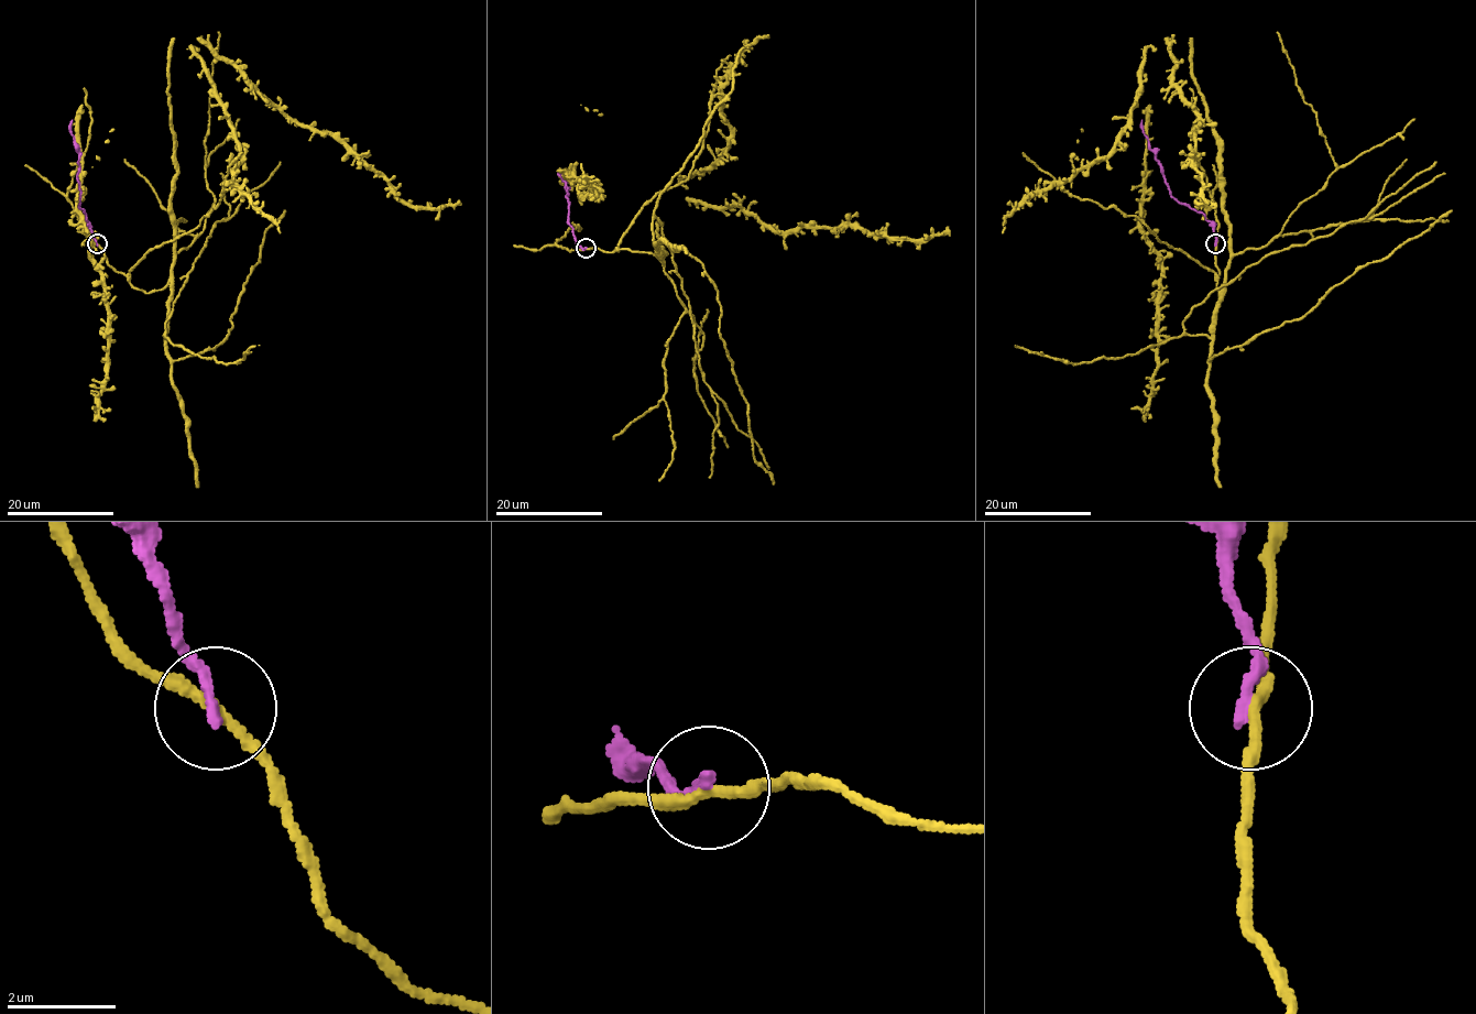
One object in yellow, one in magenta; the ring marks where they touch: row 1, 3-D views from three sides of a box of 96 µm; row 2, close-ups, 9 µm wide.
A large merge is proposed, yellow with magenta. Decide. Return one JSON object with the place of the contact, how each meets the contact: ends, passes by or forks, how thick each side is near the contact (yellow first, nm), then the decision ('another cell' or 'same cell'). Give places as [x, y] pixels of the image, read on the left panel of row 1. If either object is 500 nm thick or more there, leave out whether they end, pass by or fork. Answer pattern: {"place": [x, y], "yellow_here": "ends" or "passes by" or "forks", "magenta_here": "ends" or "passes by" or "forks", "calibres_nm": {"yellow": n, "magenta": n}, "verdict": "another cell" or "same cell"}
{"place": [97, 243], "yellow_here": "passes by", "magenta_here": "ends", "calibres_nm": {"yellow": 190, "magenta": 240}, "verdict": "another cell"}

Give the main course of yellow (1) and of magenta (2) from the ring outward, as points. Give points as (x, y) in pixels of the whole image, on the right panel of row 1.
1: (1215, 243), (1216, 275), (1060, 186), (1108, 154), (1149, 45), (1167, 44), (1198, 113), (1207, 208), (1194, 200)
2: (1215, 243), (1214, 225), (1202, 213), (1179, 204), (1171, 196), (1141, 120)

